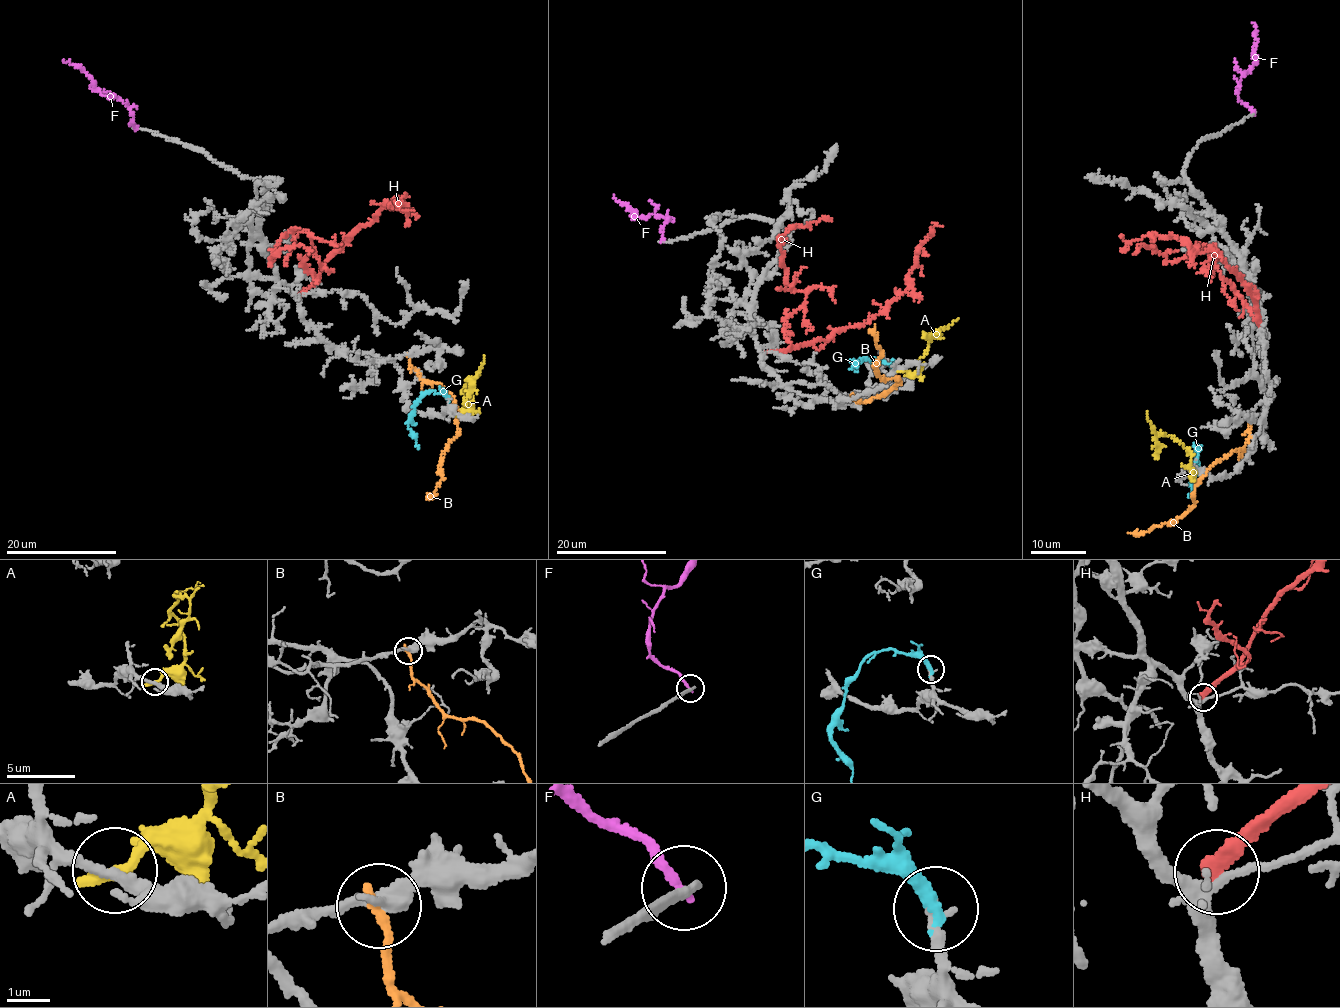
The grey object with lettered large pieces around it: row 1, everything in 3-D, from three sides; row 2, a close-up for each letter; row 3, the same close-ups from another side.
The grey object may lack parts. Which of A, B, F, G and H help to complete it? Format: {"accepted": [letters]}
{"accepted": ["G"]}

